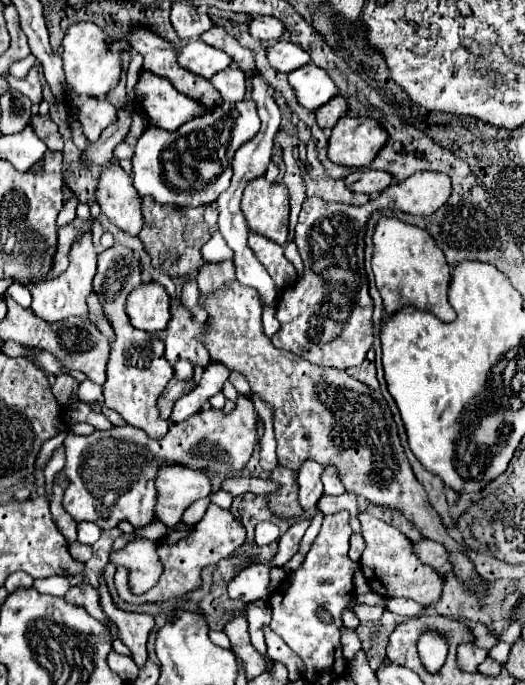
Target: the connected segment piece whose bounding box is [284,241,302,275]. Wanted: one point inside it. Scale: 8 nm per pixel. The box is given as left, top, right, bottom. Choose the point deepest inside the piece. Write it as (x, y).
(290, 249)

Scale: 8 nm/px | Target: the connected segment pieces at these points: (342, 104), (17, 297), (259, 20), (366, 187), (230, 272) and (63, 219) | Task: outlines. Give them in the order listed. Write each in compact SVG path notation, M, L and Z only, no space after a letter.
M336 95L332 101L328 101L324 107L316 109L316 119L318 119L318 125L324 129L324 133L328 135L332 131L332 127L338 123L338 119L342 115L346 115L348 111L348 101L346 97L342 95Z
M18 281L10 285L10 289L6 291L14 301L18 301L22 307L30 307L32 305L32 293L26 285L20 285Z
M272 15L254 17L250 21L250 35L260 41L278 41L284 33L284 23Z
M360 169L356 173L350 173L346 179L346 187L352 193L374 193L384 191L388 185L392 185L394 177L388 171L374 171L374 169Z
M220 261L220 263L204 263L196 275L198 287L202 293L212 293L220 285L232 281L236 275L234 261Z
M75 196L67 200L57 217L58 228L67 225L76 217L76 208L78 204L78 199L76 199Z

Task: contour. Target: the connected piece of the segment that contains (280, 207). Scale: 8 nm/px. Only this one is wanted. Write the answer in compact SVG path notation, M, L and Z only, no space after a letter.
M264 177L250 181L244 189L242 211L250 231L256 231L278 245L288 237L288 189L284 183L268 183Z

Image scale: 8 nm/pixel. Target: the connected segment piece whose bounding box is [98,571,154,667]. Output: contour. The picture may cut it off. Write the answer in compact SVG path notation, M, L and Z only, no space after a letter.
M104 571L100 573L100 607L104 611L104 615L116 623L118 627L118 637L120 641L132 651L132 659L134 663L140 667L144 665L144 661L148 659L146 655L146 641L148 641L148 633L154 627L154 617L152 615L144 615L144 613L128 613L122 611L114 605L108 587L106 587L106 579L104 579Z

